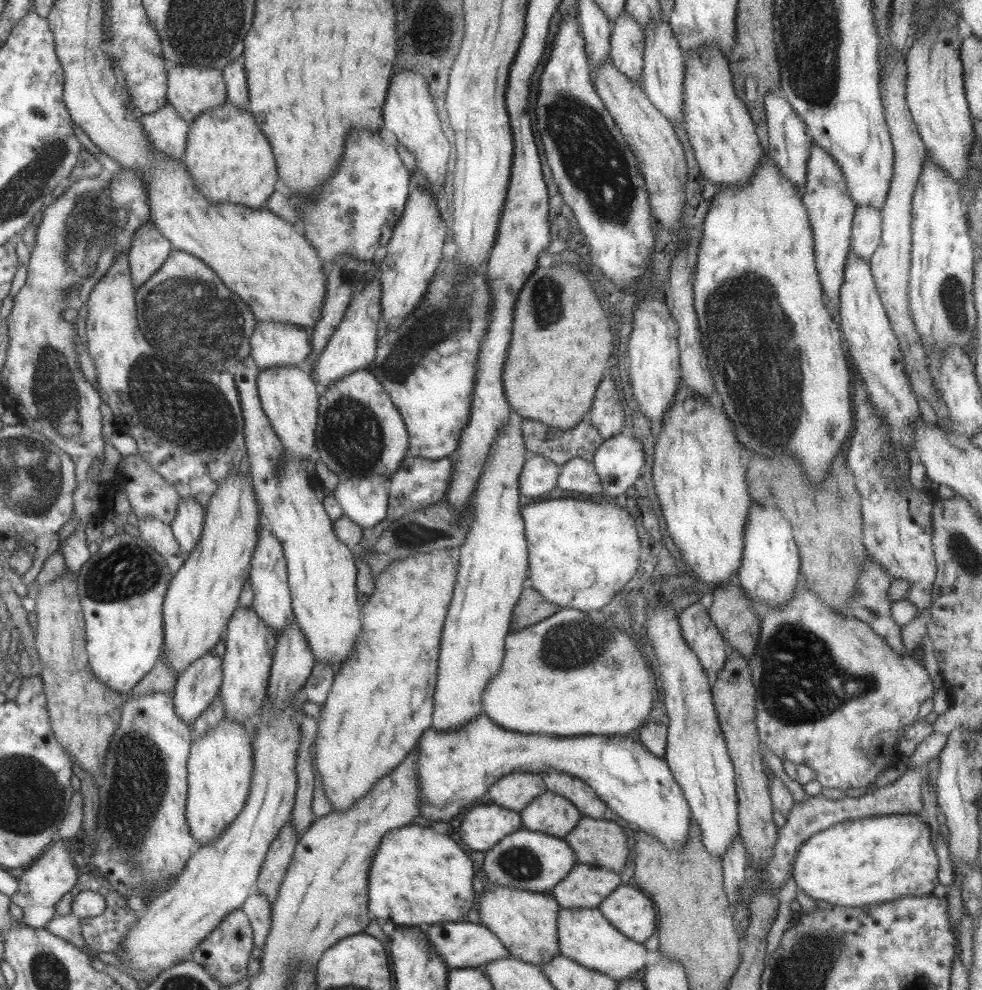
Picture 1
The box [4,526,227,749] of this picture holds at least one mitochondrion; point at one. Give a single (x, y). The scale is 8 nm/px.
(127, 570)

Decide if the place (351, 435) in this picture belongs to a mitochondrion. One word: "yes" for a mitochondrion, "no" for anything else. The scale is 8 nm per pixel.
yes

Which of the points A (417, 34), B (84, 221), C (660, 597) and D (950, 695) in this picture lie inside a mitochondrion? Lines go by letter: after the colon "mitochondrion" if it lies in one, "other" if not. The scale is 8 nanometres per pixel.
A: other
B: mitochondrion
C: other
D: other

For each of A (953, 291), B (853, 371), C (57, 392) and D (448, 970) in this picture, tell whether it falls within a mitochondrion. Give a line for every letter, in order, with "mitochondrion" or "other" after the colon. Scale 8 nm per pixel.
A: mitochondrion
B: other
C: mitochondrion
D: other

